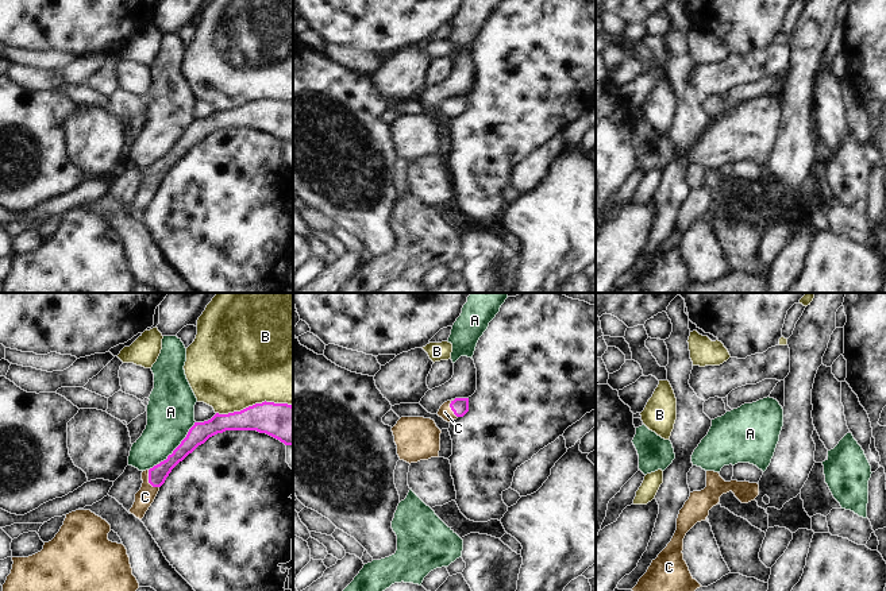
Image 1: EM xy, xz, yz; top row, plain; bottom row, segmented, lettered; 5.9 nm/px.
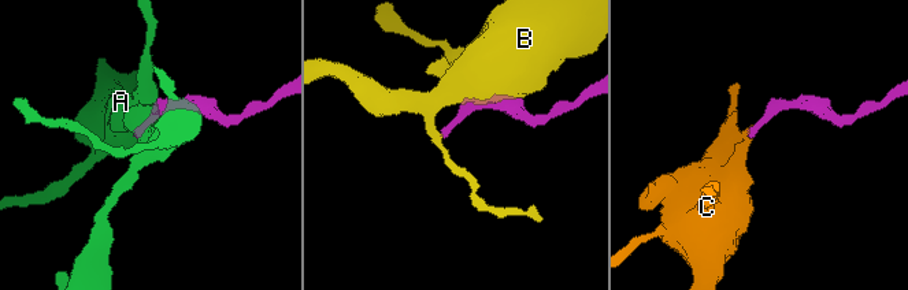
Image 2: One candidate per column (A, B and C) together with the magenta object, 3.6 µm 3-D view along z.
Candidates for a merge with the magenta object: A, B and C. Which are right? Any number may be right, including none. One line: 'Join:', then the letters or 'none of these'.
Join: C

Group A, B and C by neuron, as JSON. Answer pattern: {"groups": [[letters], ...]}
{"groups": [["A"], ["B"], ["C"]]}

